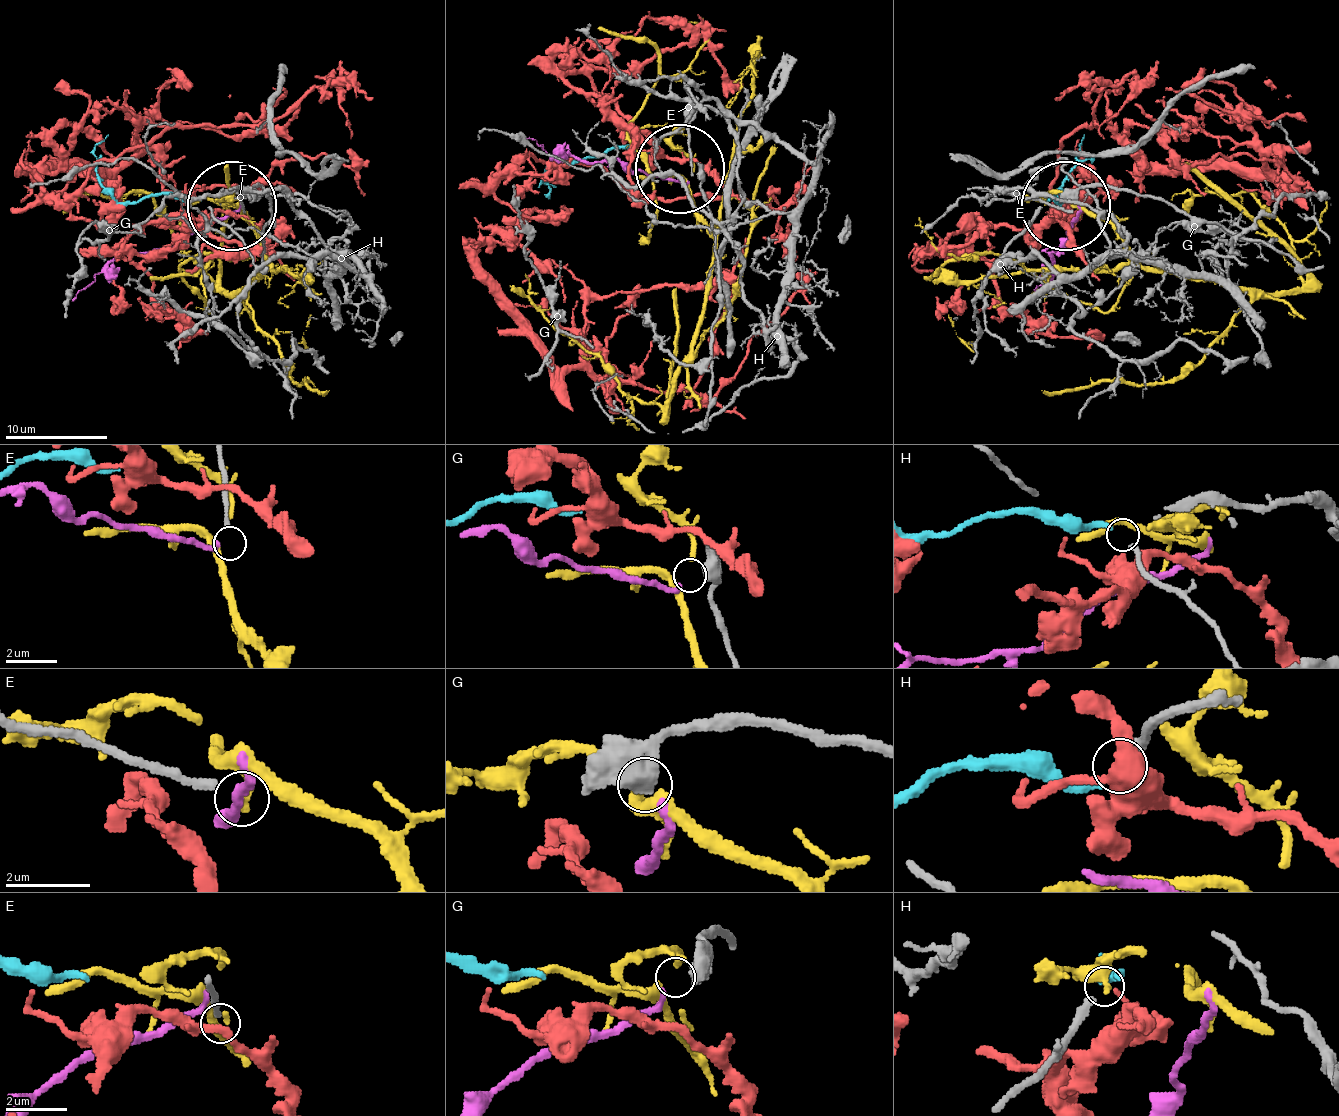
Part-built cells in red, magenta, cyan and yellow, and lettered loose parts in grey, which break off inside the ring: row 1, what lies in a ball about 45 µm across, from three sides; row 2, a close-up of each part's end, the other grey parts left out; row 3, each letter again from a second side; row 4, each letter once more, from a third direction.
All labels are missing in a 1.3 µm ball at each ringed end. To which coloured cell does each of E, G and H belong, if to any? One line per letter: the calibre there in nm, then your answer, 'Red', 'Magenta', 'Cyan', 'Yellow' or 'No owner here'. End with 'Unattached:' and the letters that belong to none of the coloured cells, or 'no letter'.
E: Thickness 170 nm. No owner here
G: Thickness 480 nm. Magenta
H: Thickness 240 nm. Cyan
Unattached: E

